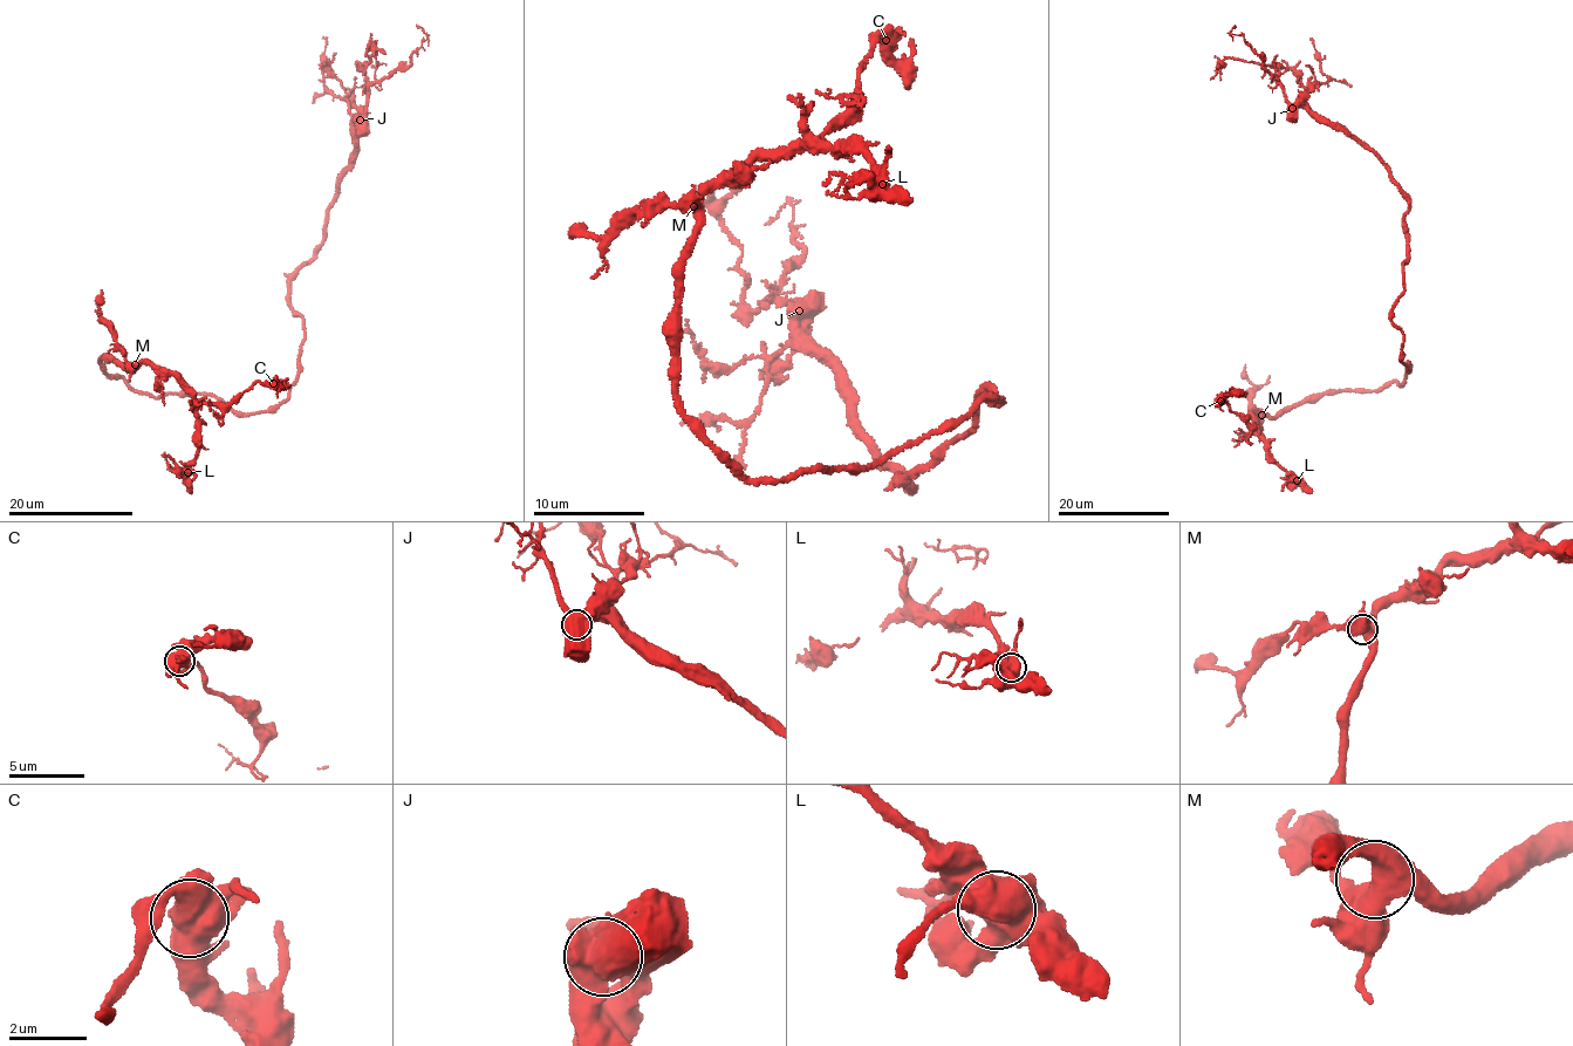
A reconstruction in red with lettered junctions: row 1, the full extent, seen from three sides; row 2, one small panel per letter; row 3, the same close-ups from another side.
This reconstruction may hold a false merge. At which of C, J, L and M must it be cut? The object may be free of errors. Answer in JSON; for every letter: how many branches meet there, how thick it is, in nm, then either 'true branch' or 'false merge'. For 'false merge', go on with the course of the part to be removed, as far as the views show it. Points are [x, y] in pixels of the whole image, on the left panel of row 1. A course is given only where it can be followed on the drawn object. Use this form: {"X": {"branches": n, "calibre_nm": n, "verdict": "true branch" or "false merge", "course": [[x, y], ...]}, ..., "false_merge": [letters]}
{"C": {"branches": 4, "calibre_nm": 600, "verdict": "true branch"}, "J": {"branches": 3, "calibre_nm": 750, "verdict": "false merge", "course": [[360, 121], [370, 86], [409, 67], [412, 54], [428, 39], [416, 25]]}, "L": {"branches": 3, "calibre_nm": 600, "verdict": "true branch"}, "M": {"branches": 3, "calibre_nm": 460, "verdict": "true branch"}, "false_merge": ["J"]}

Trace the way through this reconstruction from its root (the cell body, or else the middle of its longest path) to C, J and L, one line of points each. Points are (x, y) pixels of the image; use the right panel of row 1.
C: (1404, 363), (1410, 368), (1401, 385), (1328, 390), (1272, 417), (1257, 409), (1257, 426), (1221, 401)
J: (1404, 363), (1403, 335), (1393, 321), (1392, 306), (1404, 291), (1408, 202), (1373, 151), (1304, 108), (1292, 109)
L: (1404, 363), (1410, 368), (1400, 387), (1328, 390), (1274, 416), (1251, 414), (1267, 455), (1297, 480)

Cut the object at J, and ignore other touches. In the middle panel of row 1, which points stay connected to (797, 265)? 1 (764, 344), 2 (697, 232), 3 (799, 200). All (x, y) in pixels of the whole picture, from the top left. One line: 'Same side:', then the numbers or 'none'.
Same side: 3

